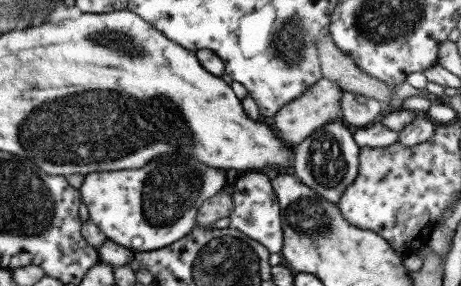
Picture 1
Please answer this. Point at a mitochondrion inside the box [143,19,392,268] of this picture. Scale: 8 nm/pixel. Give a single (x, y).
(327, 165)

